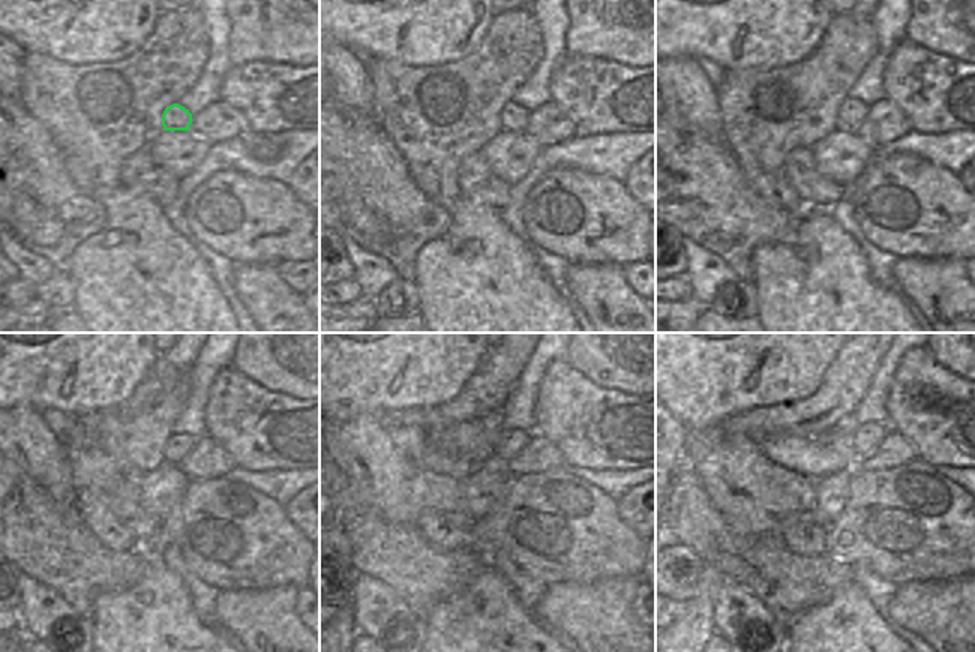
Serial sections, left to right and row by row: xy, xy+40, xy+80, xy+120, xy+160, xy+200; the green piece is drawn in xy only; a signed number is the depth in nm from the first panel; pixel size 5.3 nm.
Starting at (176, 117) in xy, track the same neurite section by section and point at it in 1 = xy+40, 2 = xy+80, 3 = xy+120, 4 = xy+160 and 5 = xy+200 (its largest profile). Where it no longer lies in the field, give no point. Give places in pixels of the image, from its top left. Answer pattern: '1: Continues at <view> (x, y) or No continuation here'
1: Continues at xy+40 (513, 117)
2: Continues at xy+80 (851, 113)
3: Continues at xy+120 (177, 445)
4: Continues at xy+160 (513, 441)
5: Continues at xy+200 (866, 438).

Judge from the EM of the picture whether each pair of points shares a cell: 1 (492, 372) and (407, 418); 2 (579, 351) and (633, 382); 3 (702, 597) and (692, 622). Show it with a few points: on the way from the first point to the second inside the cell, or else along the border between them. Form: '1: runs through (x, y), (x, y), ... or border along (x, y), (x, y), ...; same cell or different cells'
1: runs through (473, 394), (456, 411), (429, 418); same cell
2: runs through (593, 351), (602, 351), (620, 369); same cell
3: runs through (702, 603), (698, 616); same cell

